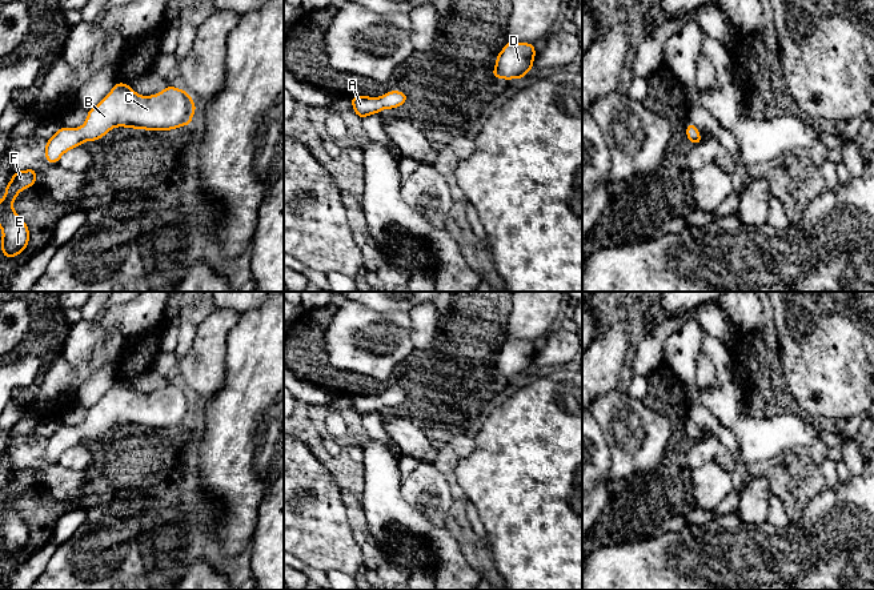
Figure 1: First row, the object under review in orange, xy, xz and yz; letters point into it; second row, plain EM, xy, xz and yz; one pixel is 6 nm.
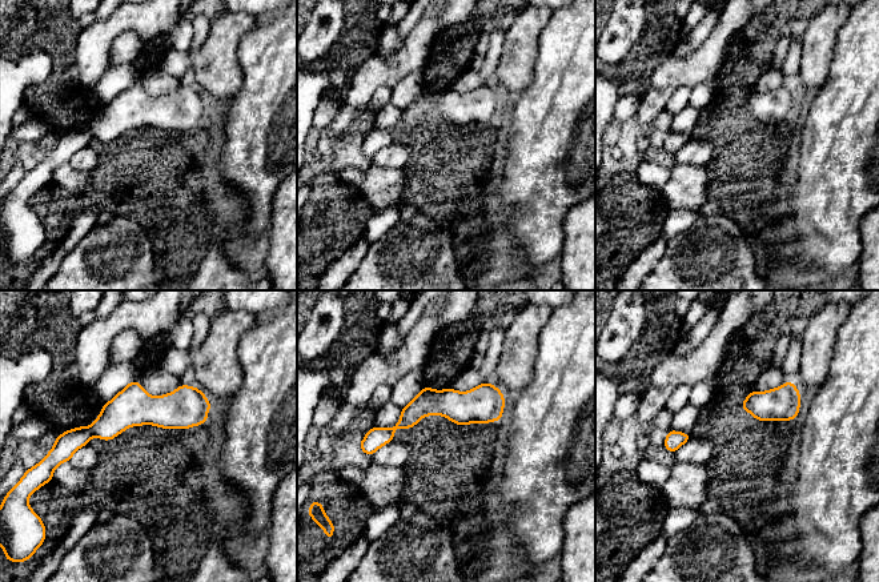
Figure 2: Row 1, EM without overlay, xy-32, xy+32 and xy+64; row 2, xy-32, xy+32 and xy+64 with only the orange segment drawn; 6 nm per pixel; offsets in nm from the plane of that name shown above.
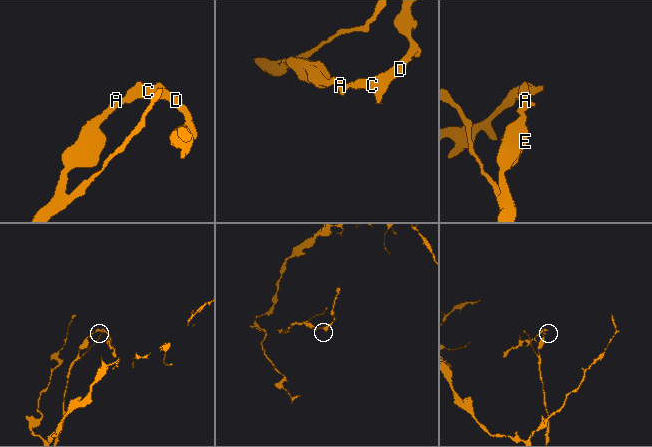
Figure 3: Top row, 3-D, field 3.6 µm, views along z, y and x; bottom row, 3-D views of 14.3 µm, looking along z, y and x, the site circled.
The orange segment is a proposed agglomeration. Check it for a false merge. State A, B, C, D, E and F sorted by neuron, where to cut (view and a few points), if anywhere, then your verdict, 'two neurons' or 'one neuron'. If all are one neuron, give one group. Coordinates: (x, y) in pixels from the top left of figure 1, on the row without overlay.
groups A B C D E F; cut none; one neuron

